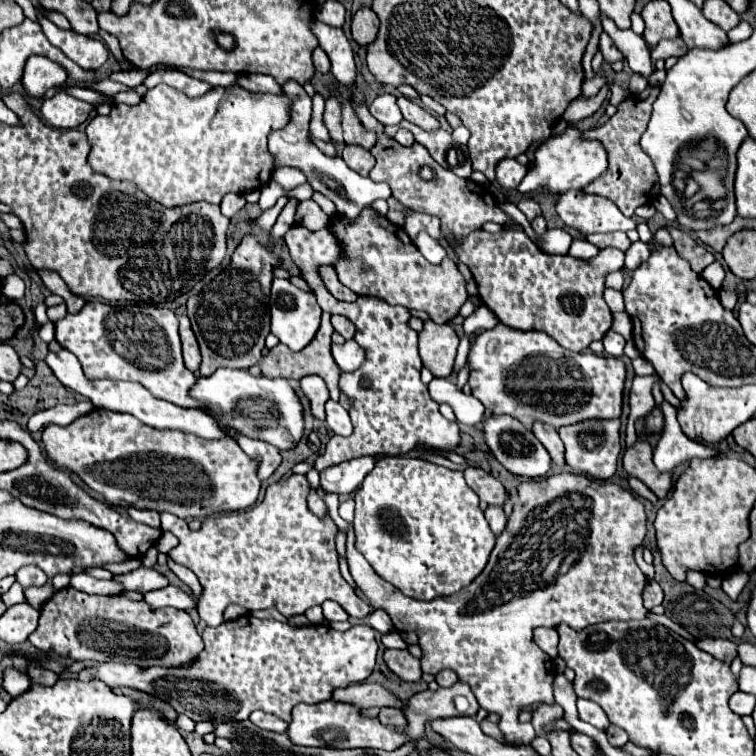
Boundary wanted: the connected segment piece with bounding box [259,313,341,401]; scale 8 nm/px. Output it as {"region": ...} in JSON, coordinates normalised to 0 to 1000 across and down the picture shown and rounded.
{"region":[[[427,414],[427,425],[425,425],[425,433],[419,438],[417,448],[401,464],[388,467],[380,456],[369,454],[353,470],[348,470],[348,475],[343,480],[345,493],[351,499],[374,499],[374,501],[388,501],[388,504],[396,504],[403,496],[422,496],[433,507],[437,528],[448,530],[451,520],[448,515],[448,496],[451,496],[451,491],[448,491],[448,485],[443,485],[443,478],[438,475],[438,440],[440,440],[440,430],[435,427],[435,414]]]}

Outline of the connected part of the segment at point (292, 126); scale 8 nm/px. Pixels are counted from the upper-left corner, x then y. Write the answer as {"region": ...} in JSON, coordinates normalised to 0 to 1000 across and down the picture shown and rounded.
{"region":[[[382,104],[374,110],[374,123],[382,126],[385,131],[385,160],[380,168],[372,173],[361,173],[356,179],[356,200],[364,205],[364,221],[396,221],[403,231],[406,239],[417,253],[425,253],[433,263],[438,263],[446,274],[446,282],[451,282],[459,290],[472,290],[480,276],[491,274],[496,263],[512,263],[519,258],[517,250],[512,242],[496,242],[488,234],[480,234],[462,224],[451,208],[438,210],[427,205],[411,187],[409,187],[409,157],[411,157],[411,128],[406,120],[390,110],[390,104]]]}

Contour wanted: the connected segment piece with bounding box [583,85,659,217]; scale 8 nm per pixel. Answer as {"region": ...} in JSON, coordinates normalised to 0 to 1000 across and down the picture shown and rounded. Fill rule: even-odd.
{"region":[[[858,112],[851,123],[835,126],[824,136],[819,136],[816,149],[798,168],[776,173],[776,184],[792,184],[800,192],[806,202],[806,224],[792,237],[779,242],[771,253],[808,263],[824,279],[827,287],[837,287],[845,271],[861,269],[872,258],[869,226],[864,221],[864,213],[845,194],[845,181],[856,171],[856,163],[861,155],[861,139],[869,131],[869,126],[872,126],[872,118]]]}

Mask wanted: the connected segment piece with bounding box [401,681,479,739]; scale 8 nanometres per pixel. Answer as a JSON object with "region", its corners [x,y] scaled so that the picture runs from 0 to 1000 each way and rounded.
{"region":[[[602,903],[602,909],[594,909],[594,911],[581,911],[581,914],[560,914],[560,917],[552,917],[546,919],[544,925],[536,927],[538,935],[533,935],[533,943],[538,946],[538,962],[533,962],[530,967],[544,972],[544,978],[560,978],[562,972],[562,956],[565,951],[570,948],[607,948],[607,946],[618,946],[618,948],[626,948],[631,940],[634,940],[634,930],[628,925],[628,919],[623,917],[623,911],[615,906],[615,903]]]}

